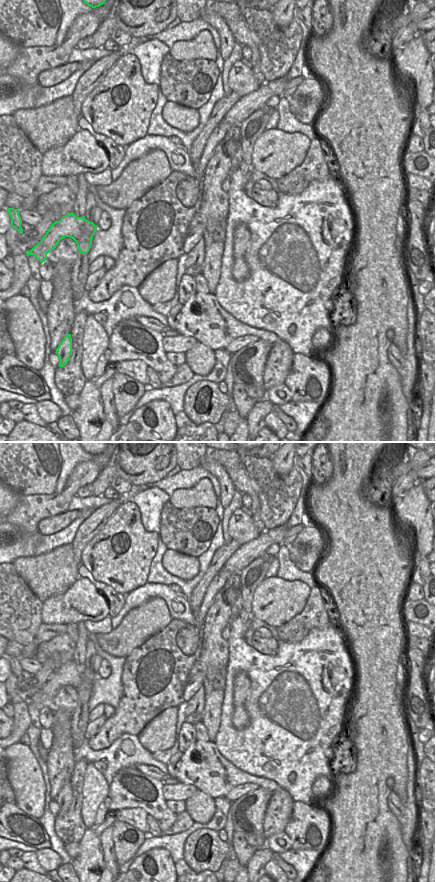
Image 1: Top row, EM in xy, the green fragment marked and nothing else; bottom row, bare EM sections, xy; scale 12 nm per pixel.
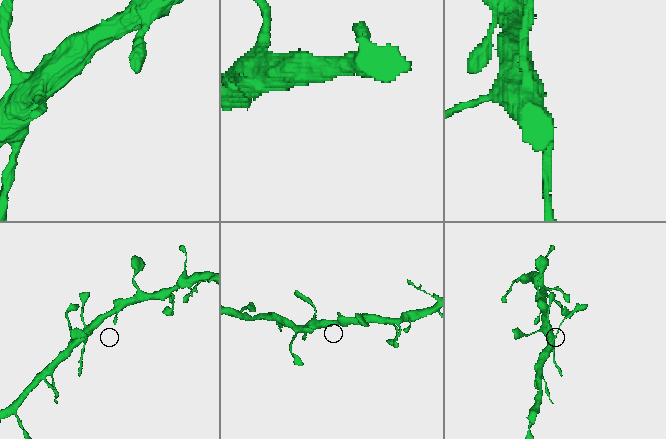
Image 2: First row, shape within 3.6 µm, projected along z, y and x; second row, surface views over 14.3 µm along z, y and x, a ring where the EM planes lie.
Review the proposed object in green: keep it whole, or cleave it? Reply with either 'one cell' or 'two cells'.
two cells

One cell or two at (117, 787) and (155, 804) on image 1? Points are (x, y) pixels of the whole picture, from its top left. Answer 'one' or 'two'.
one

